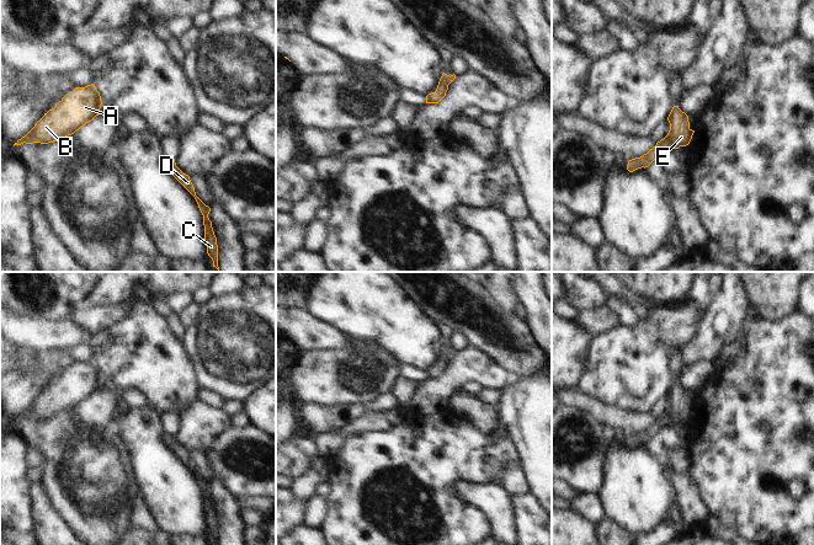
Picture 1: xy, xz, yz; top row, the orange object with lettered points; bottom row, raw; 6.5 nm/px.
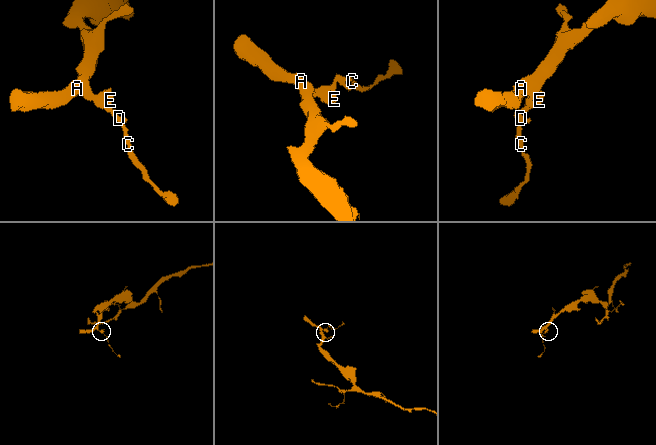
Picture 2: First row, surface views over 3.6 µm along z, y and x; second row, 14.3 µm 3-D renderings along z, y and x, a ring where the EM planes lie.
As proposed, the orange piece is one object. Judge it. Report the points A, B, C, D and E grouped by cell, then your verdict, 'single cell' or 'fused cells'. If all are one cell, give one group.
groups A B C D E; single cell

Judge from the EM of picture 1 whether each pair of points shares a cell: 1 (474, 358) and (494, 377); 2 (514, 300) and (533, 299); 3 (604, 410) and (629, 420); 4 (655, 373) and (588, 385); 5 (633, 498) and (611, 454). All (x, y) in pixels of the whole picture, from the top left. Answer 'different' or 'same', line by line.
1: same
2: different
3: same
4: same
5: same

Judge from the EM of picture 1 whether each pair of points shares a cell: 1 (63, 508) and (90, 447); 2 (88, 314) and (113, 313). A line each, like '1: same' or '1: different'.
1: same
2: same

